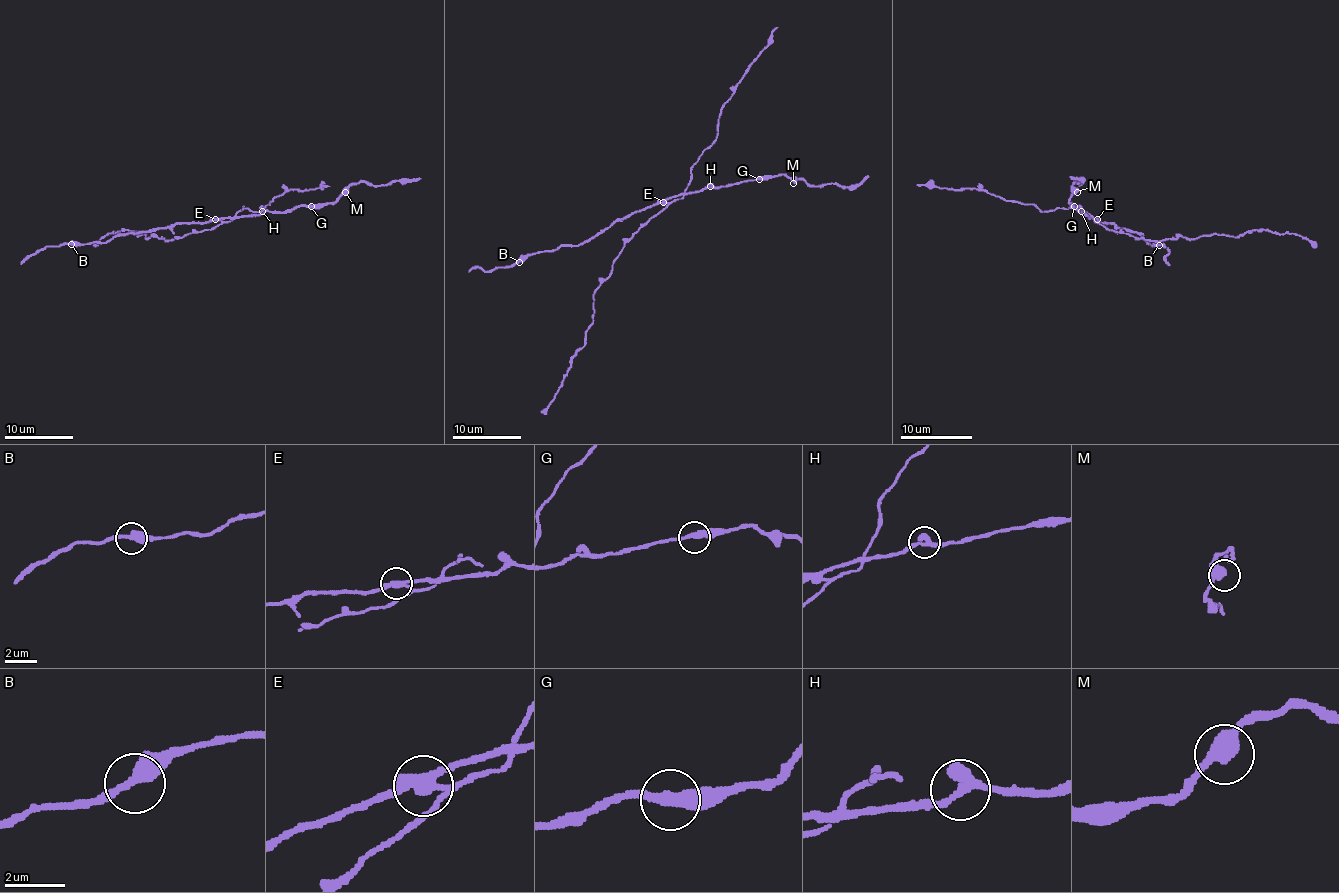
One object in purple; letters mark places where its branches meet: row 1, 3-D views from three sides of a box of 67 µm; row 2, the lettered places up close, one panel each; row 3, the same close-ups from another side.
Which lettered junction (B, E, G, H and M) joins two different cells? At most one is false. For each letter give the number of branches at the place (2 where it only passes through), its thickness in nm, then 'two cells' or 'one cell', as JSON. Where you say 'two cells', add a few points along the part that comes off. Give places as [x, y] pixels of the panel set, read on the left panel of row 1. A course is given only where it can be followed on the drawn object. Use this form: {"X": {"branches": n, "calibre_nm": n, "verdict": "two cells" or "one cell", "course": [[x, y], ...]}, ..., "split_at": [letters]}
{"B": {"branches": 2, "calibre_nm": 360, "verdict": "one cell"}, "E": {"branches": 4, "calibre_nm": 300, "verdict": "two cells", "course": [[216, 218], [221, 222], [216, 227], [166, 241], [123, 229], [116, 234], [107, 234], [95, 246]]}, "G": {"branches": 2, "calibre_nm": 360, "verdict": "one cell"}, "H": {"branches": 2, "calibre_nm": 340, "verdict": "one cell"}, "M": {"branches": 2, "calibre_nm": 440, "verdict": "one cell"}, "split_at": ["E"]}

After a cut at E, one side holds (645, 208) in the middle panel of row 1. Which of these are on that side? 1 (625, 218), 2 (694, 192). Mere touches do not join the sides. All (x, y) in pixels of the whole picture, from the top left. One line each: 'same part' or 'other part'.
1: same part
2: same part

